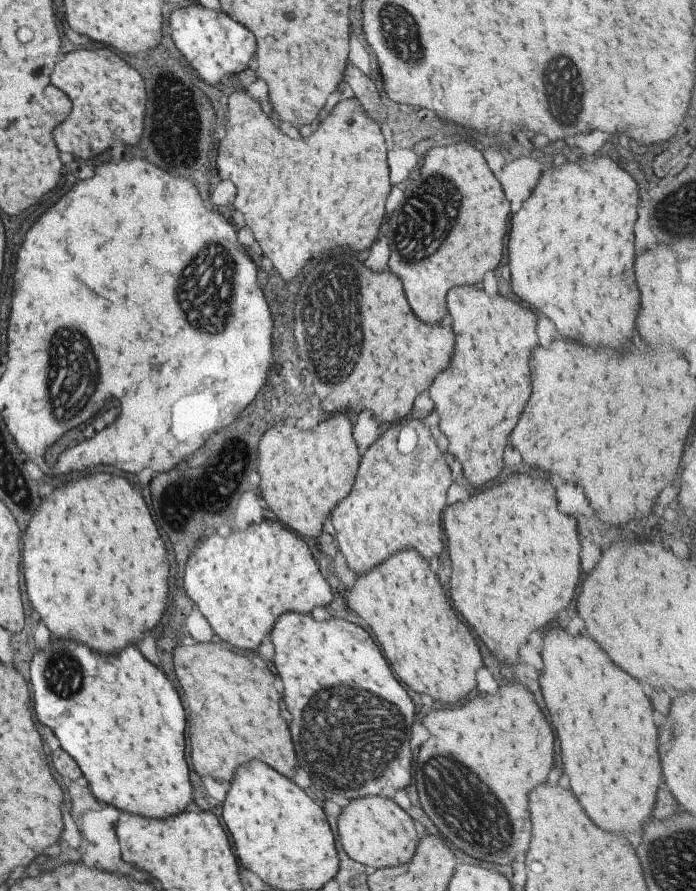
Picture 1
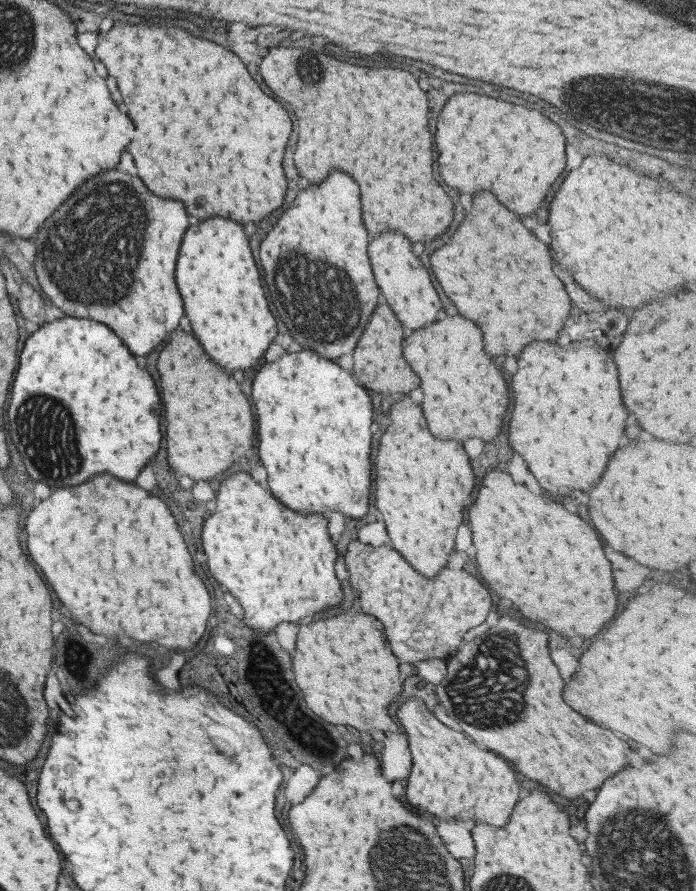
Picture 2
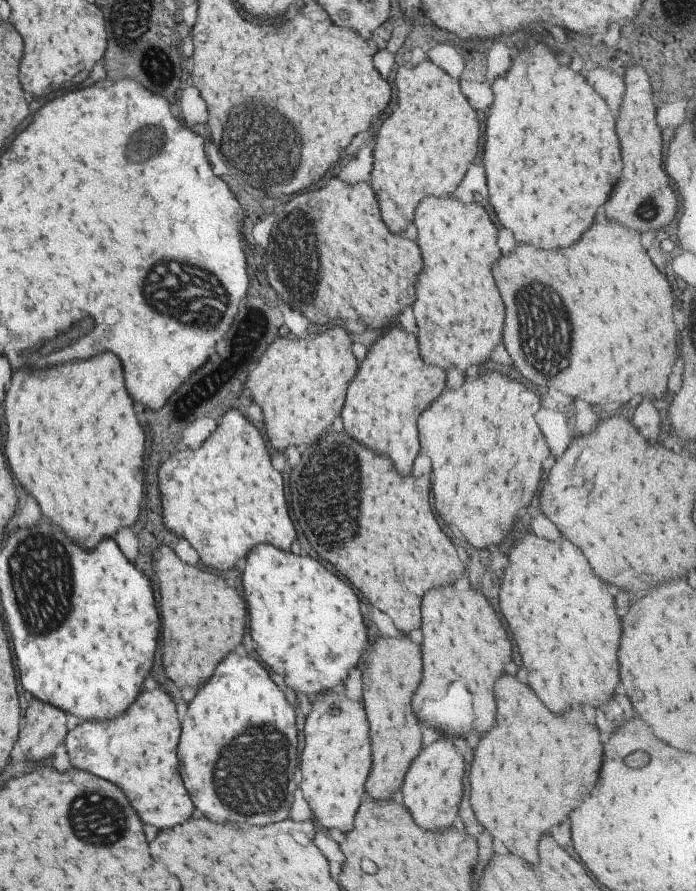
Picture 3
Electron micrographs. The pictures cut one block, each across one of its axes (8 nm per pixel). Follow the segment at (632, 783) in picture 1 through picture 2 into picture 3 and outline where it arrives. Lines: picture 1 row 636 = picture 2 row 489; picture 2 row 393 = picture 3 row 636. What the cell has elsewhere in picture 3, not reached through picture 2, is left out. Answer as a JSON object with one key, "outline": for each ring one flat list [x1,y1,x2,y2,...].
{"outline":[[525,532,509,550,497,602,509,624,507,628,517,646,521,664,527,670,527,684,551,712,561,712,571,704,599,706,609,700,619,680,615,654,619,642,619,618,613,612,607,584,595,576,575,544,565,538,543,540,533,532]]}

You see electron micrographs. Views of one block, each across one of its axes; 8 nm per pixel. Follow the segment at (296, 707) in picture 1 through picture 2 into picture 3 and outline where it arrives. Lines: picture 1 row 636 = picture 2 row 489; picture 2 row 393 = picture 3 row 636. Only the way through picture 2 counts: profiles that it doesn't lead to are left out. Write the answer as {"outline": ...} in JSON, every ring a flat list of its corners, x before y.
{"outline":[[257,544,245,558,241,584,249,614,249,636,255,642,257,654,271,671,285,678,287,688,291,688,295,696,304,695,309,701,318,699,341,684,349,672,347,668,360,666,368,641,355,592,343,578,329,572,319,560,315,562,309,556,281,552,269,544]]}

